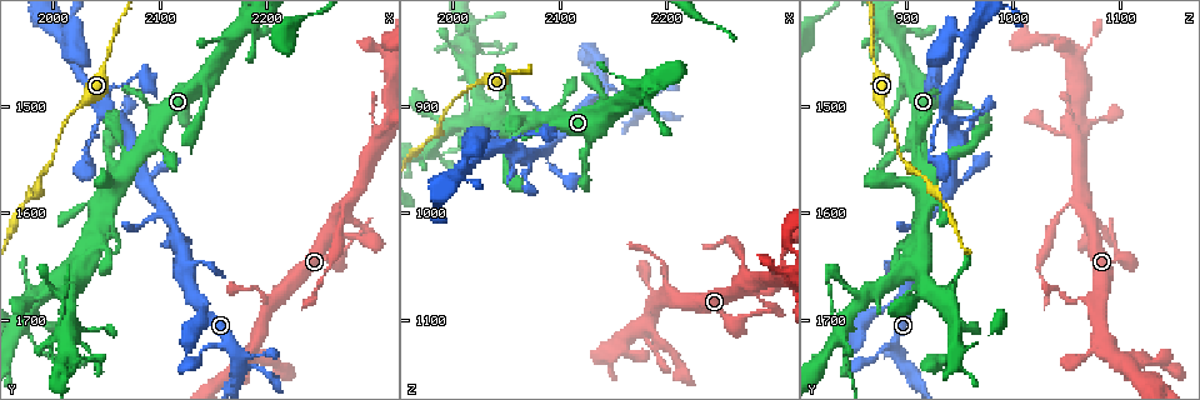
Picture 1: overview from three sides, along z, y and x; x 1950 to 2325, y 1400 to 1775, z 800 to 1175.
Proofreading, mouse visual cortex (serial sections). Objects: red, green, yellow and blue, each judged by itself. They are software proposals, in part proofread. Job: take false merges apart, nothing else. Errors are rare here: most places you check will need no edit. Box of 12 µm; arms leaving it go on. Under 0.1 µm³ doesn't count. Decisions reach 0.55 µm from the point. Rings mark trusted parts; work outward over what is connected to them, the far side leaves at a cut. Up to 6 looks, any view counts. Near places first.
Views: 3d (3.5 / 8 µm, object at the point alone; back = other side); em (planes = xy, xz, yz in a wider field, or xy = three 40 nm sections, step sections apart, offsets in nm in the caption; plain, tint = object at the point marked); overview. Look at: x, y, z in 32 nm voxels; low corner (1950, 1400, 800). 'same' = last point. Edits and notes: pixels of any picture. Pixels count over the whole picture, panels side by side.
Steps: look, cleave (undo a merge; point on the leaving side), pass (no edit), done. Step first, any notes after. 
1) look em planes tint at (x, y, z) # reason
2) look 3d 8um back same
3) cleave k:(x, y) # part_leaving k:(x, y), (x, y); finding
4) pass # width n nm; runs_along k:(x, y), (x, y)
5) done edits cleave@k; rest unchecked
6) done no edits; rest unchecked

look 3d 3.5um at (2018, 1506, 882) # calibre changes

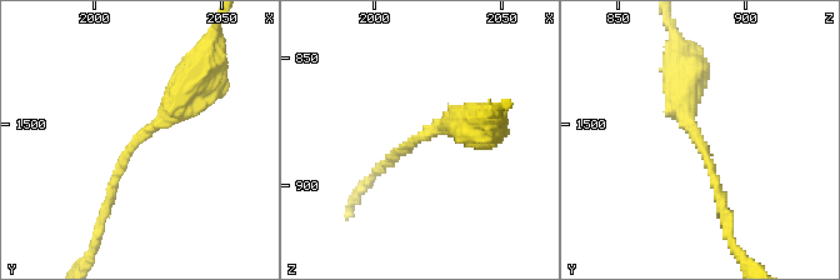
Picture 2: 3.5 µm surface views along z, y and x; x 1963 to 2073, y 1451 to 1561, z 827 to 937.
look em xy step 1 tint at (2018, 1503, 881) # now the EM

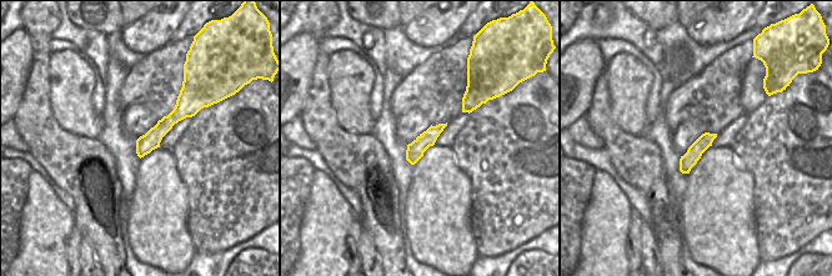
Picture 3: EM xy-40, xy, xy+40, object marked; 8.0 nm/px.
pass # arm_widths 150, 400 nm; runs_along 3:(191, 100), (140, 152); one cell here

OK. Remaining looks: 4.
look 3d 3.5um at (2046, 1496, 940) # four arms meet

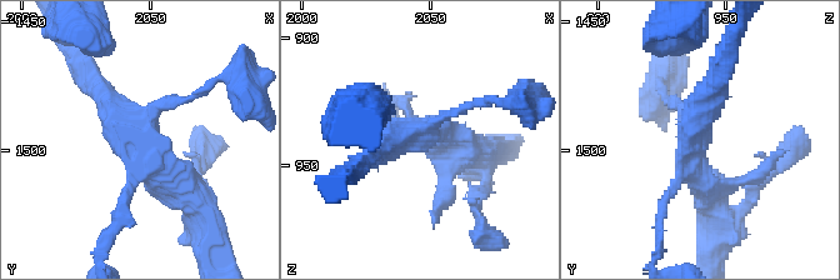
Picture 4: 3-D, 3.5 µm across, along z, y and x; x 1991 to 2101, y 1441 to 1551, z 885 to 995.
look em xy step 1 tint at (2045, 1495, 938) # arms 4; arm_widths 100, 150, 300, 350 nm; need the tissue

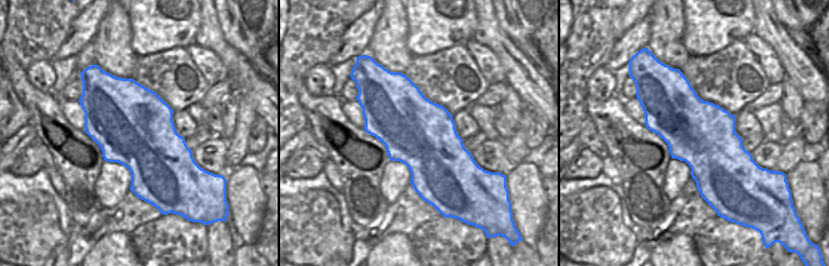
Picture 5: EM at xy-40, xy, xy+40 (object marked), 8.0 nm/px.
pass # runs_along 4:(191, 199), (141, 149), (88, 76); continuous, no second cell

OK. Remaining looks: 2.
look 3d 3.5um at (2008, 1438, 958) # sudden change in width

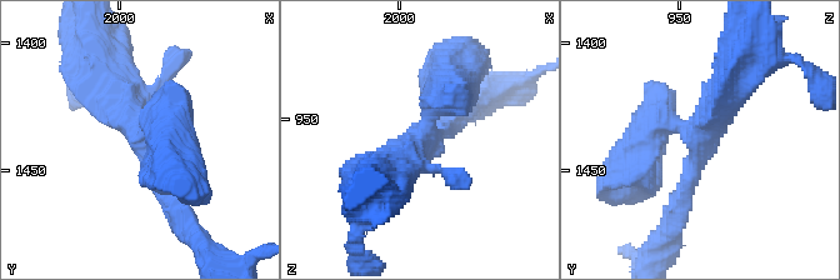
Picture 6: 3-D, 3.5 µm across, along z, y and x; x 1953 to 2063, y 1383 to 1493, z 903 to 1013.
look em planes tint at (2008, 1436, 959) # arms 4; arm_widths 150, 250, 400, 450 nm

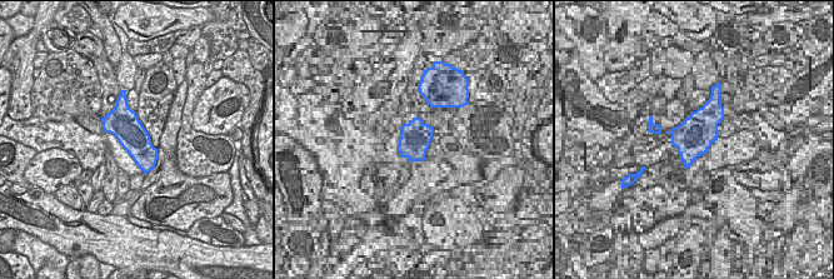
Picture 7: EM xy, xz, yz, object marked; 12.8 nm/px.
pass # width 400 nm; runs_along 6:(178, 205), (96, 75); all the same cell

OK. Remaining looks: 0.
done no edits; rest unchecked

